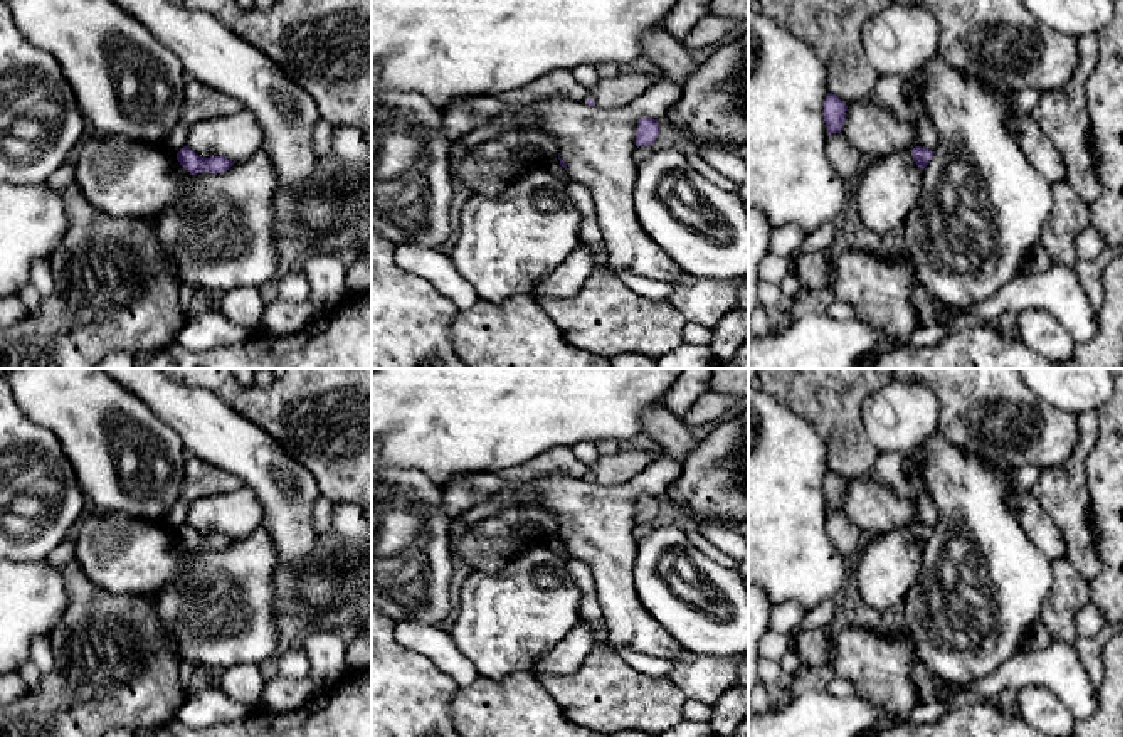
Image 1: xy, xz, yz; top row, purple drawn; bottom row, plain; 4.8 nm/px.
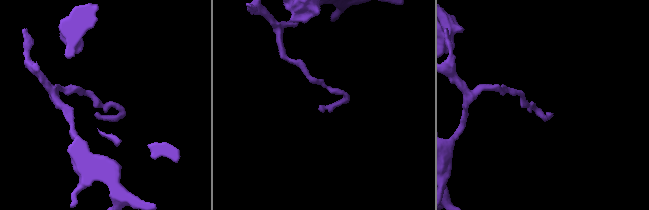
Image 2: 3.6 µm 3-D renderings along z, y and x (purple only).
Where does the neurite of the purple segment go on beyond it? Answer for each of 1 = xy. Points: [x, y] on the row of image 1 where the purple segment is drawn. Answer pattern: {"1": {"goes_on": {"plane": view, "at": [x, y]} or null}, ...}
{"1": {"goes_on": null}}

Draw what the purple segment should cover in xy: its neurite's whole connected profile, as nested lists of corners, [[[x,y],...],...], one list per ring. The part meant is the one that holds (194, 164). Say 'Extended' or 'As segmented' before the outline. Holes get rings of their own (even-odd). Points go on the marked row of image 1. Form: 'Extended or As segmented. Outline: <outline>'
As segmented. Outline: [[[183,146],[177,153],[177,160],[192,175],[203,173],[203,172],[222,173],[222,172],[227,172],[235,163],[235,162],[227,160],[224,156],[202,158],[193,150],[190,150],[188,146]]]

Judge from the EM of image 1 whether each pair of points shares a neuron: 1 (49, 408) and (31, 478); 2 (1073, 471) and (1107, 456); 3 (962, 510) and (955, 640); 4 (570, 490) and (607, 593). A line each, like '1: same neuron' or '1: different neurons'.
1: different neurons
2: different neurons
3: same neuron
4: same neuron

